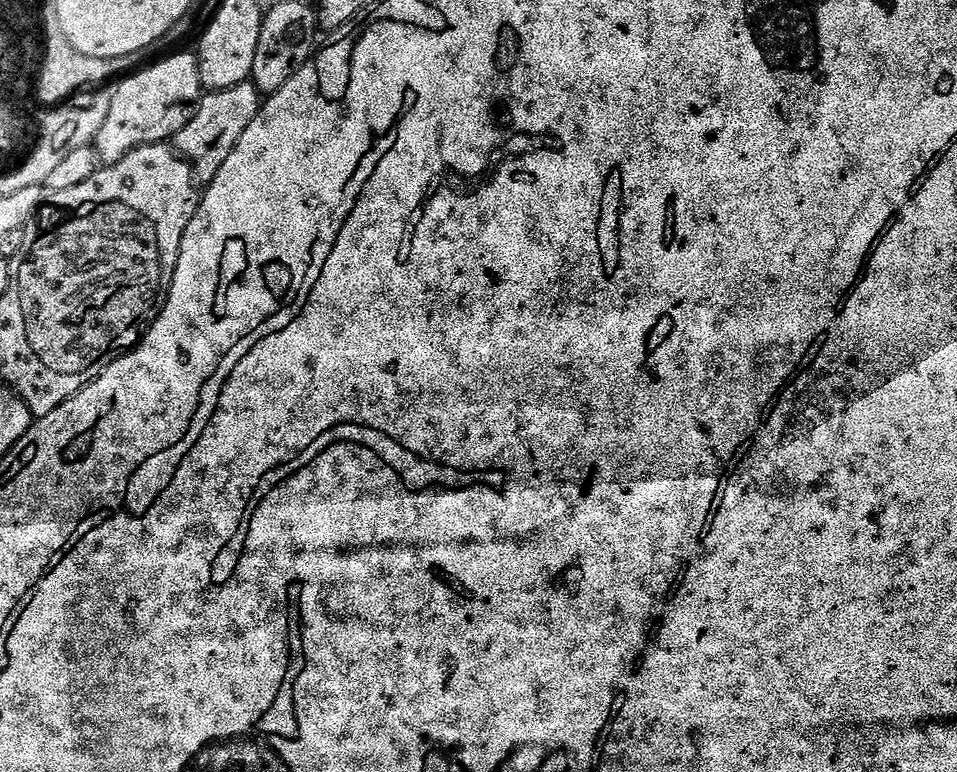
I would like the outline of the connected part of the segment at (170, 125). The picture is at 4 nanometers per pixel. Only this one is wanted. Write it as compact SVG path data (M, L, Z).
M180 52L161 64L150 64L125 75L115 85L117 88L112 92L110 114L106 114L106 122L96 128L94 141L96 152L105 165L126 158L126 154L143 144L171 141L180 133L182 126L186 126L200 103L200 61L193 53L191 56L188 52Z

